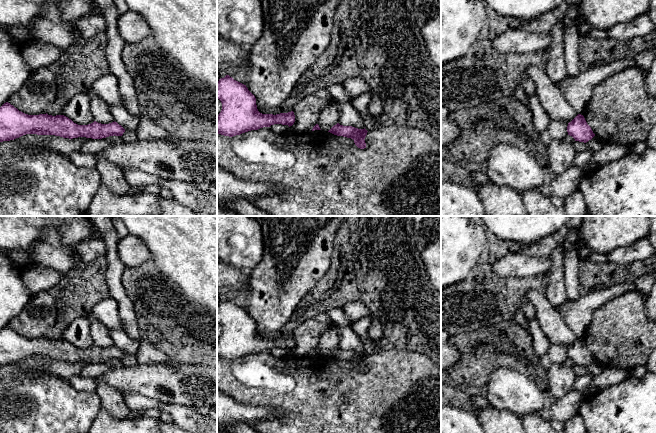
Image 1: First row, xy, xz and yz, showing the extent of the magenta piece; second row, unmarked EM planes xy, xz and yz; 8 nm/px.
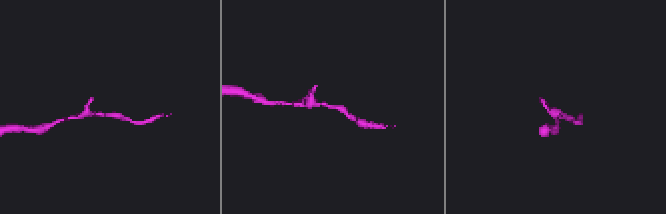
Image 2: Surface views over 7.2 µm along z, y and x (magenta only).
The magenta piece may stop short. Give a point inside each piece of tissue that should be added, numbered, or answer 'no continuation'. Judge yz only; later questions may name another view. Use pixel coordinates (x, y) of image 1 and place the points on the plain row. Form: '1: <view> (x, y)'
no continuation

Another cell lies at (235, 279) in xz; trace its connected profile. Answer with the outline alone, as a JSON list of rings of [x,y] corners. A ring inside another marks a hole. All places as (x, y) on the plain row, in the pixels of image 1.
[[[217,262],[217,288],[227,287],[230,291],[248,291],[249,271],[234,265]]]

